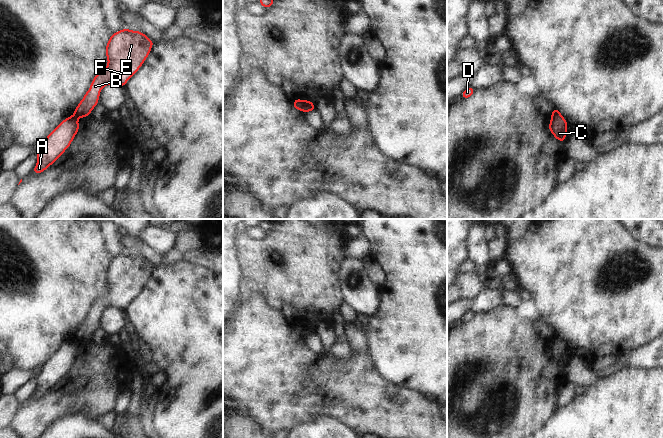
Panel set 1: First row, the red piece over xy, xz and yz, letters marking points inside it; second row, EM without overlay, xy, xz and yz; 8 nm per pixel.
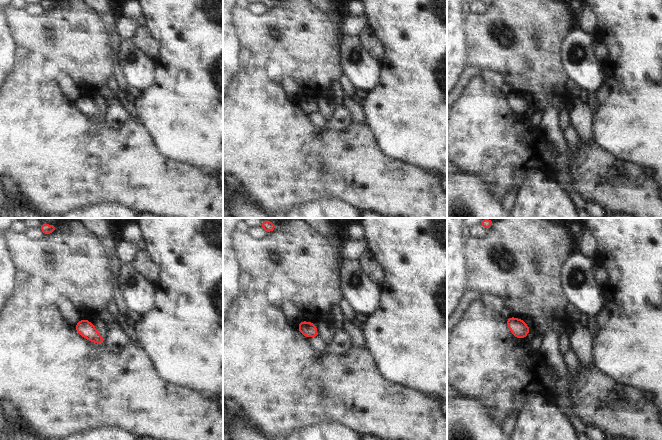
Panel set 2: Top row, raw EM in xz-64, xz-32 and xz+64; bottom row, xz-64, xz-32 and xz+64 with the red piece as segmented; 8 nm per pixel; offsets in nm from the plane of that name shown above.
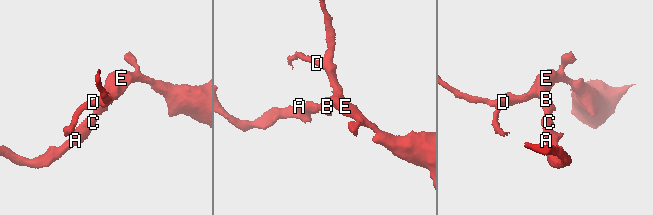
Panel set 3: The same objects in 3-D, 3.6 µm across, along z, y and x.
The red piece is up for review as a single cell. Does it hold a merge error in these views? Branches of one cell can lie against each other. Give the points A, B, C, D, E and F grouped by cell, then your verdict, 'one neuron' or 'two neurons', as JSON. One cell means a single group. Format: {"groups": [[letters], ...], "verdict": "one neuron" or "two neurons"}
{"groups": [["A", "C"], ["B", "D", "E", "F"]], "verdict": "two neurons"}

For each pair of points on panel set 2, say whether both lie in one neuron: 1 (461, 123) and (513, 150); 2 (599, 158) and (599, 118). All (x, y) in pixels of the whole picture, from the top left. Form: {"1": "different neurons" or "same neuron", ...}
{"1": "same neuron", "2": "different neurons"}

